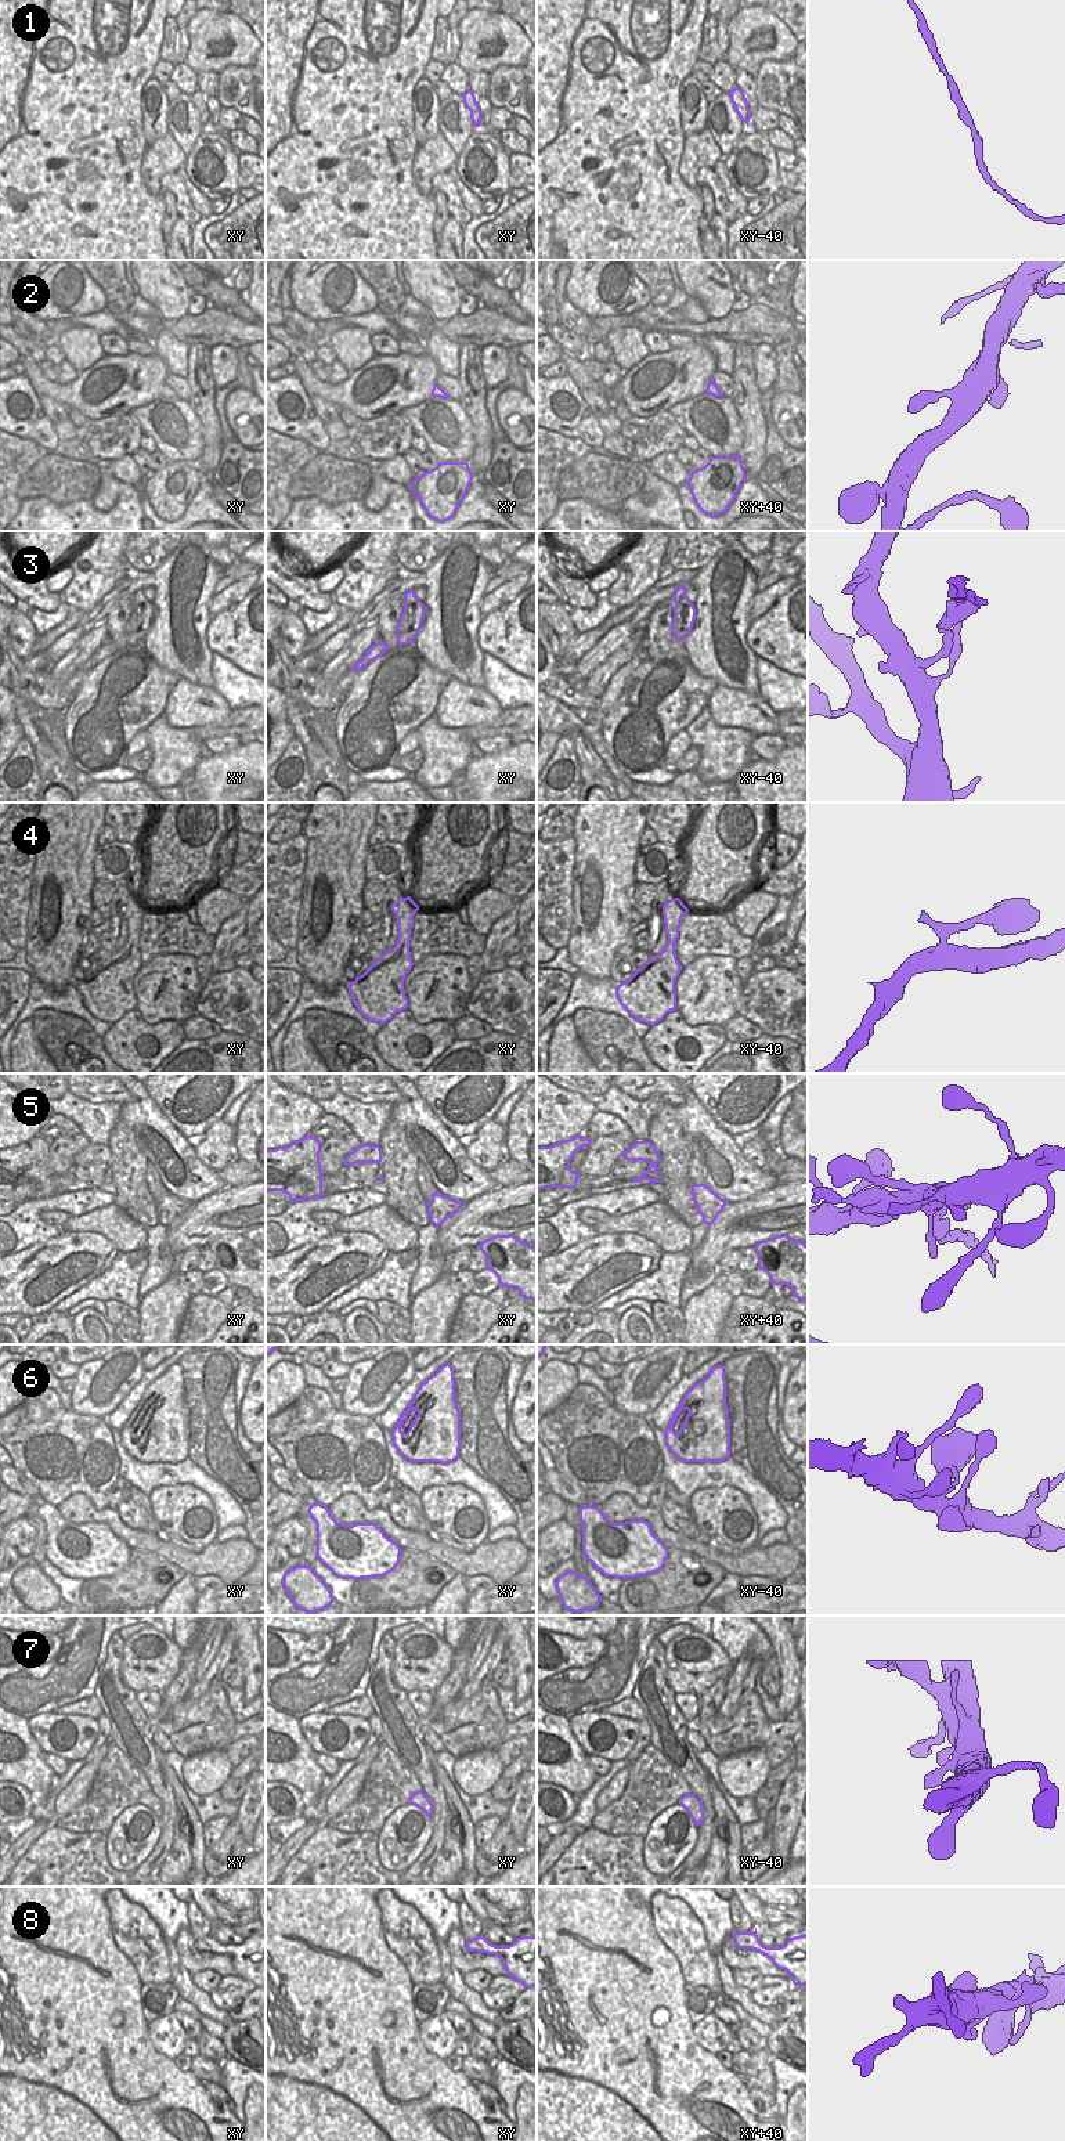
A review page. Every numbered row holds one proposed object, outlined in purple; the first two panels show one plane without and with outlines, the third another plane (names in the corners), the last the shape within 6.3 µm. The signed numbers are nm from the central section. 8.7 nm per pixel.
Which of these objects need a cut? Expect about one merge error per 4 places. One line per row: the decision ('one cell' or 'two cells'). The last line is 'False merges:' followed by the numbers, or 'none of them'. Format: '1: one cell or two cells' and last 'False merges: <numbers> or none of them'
1: one cell
2: one cell
3: two cells
4: one cell
5: two cells
6: one cell
7: one cell
8: one cell
False merges: 3, 5

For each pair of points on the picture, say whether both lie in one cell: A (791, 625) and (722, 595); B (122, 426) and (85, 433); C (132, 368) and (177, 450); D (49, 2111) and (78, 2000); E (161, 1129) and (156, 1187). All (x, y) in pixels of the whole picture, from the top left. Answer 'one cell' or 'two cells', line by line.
A: two cells
B: one cell
C: two cells
D: one cell
E: two cells

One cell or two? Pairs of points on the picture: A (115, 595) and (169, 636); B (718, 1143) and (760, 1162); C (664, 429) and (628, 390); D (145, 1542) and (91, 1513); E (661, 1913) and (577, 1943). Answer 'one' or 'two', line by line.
A: one
B: two
C: two
D: one
E: two

